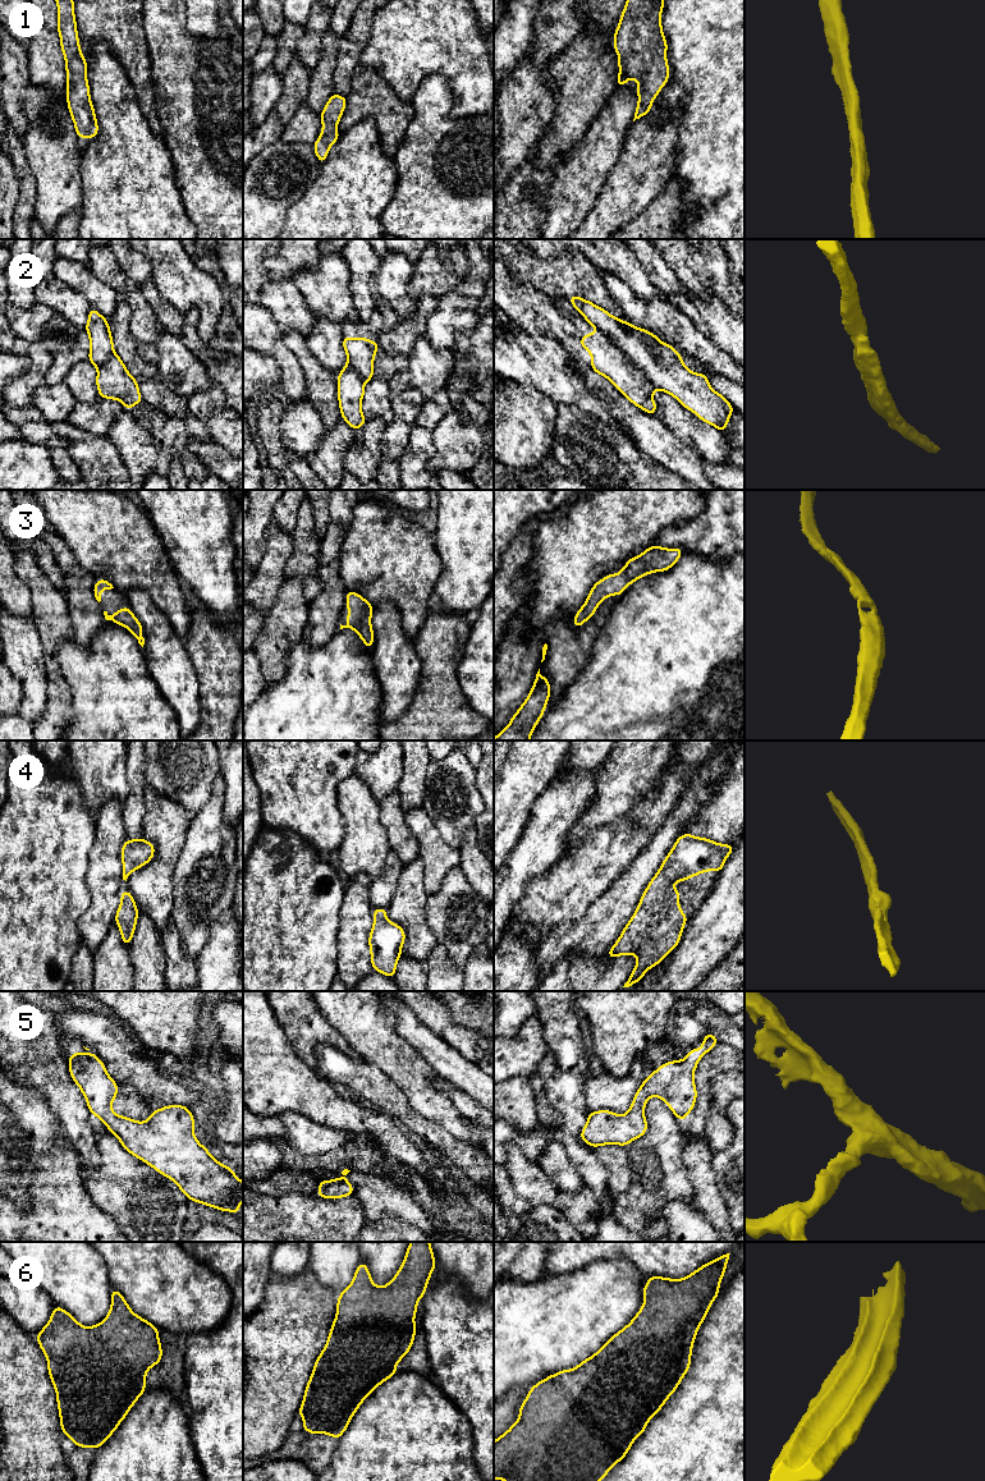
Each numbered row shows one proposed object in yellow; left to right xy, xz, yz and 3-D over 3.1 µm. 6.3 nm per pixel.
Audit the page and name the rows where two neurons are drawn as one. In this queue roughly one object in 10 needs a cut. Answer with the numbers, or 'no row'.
2

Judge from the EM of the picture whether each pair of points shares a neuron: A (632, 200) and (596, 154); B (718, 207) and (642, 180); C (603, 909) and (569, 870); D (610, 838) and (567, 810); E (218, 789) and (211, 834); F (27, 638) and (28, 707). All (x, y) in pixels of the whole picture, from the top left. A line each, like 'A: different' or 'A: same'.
A: different
B: different
C: different
D: different
E: same
F: same

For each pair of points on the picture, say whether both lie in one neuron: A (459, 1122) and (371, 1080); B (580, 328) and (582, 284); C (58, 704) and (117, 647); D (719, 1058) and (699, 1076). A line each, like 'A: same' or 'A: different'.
A: different
B: different
C: different
D: same

